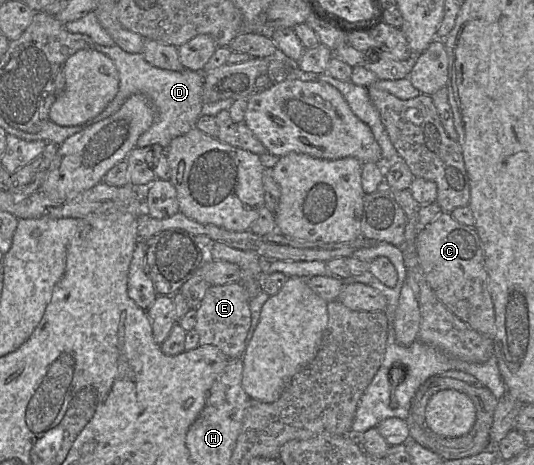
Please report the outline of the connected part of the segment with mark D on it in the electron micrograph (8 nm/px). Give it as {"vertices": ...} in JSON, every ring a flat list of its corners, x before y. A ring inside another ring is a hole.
{"vertices":[[95,43,94,49,107,55,114,62,119,75,119,88,107,107,85,123,86,127,118,111,126,99,134,94,145,95,150,100,155,114,152,125,139,137,136,147,159,144,166,149,174,138,184,135,196,127,196,122,202,114,203,105,203,75,201,71,192,71,186,68,181,71,171,71,157,68,150,64,142,53,126,52,116,44,102,46]]}

